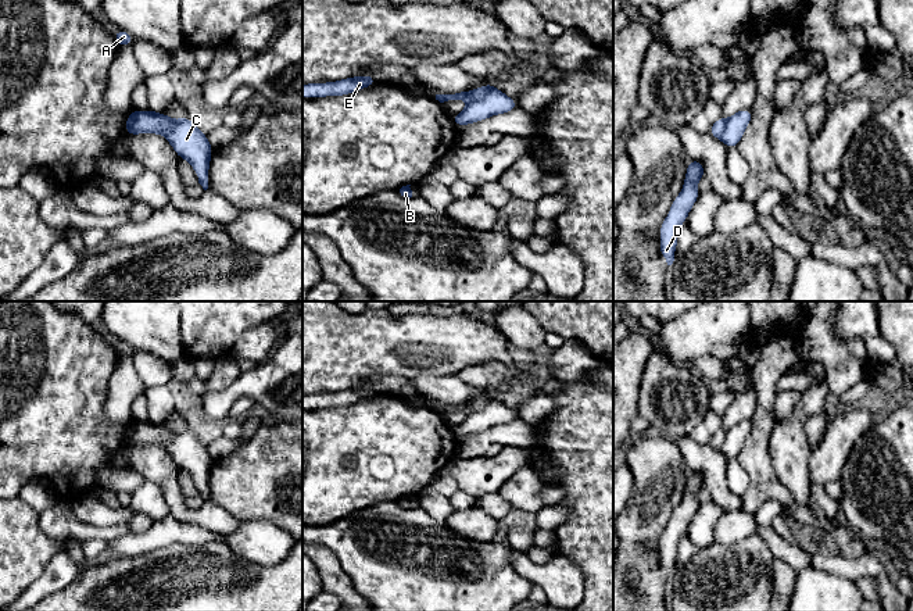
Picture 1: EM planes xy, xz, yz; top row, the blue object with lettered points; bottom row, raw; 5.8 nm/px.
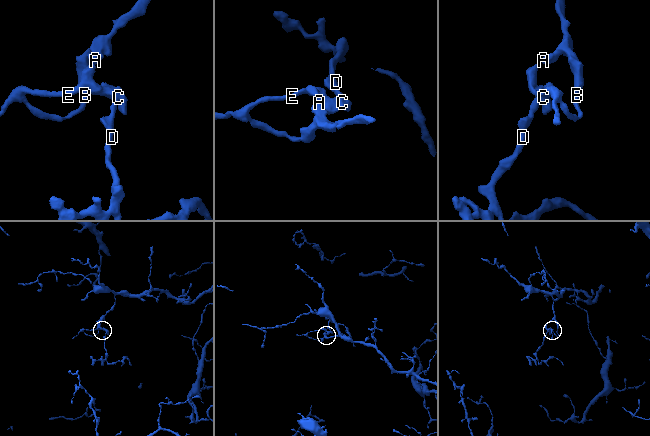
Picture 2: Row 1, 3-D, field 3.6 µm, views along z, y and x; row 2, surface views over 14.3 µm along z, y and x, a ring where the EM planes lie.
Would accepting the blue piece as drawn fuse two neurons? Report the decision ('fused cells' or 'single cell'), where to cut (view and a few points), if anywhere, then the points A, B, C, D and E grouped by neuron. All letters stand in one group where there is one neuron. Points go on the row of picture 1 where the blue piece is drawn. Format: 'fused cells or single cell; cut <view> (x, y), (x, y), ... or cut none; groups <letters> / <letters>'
fused cells; cut xz (490, 84), (489, 92), (472, 102); groups A B E / C D

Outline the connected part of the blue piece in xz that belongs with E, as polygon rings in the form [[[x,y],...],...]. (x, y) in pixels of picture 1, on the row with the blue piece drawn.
[[[373,75],[354,76],[327,83],[308,83],[302,85],[302,97],[343,96],[354,93],[359,89],[365,89],[375,83],[377,83],[377,81]]]

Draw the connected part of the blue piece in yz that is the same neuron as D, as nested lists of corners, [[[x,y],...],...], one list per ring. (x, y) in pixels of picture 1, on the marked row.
[[[699,160],[690,161],[681,193],[674,199],[672,208],[660,225],[660,253],[667,265],[674,261],[679,226],[687,221],[687,215],[699,197],[698,181],[705,176],[703,164]]]

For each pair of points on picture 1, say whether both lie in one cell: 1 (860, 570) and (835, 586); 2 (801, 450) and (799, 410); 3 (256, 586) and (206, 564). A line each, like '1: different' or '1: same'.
1: different
2: same
3: same

